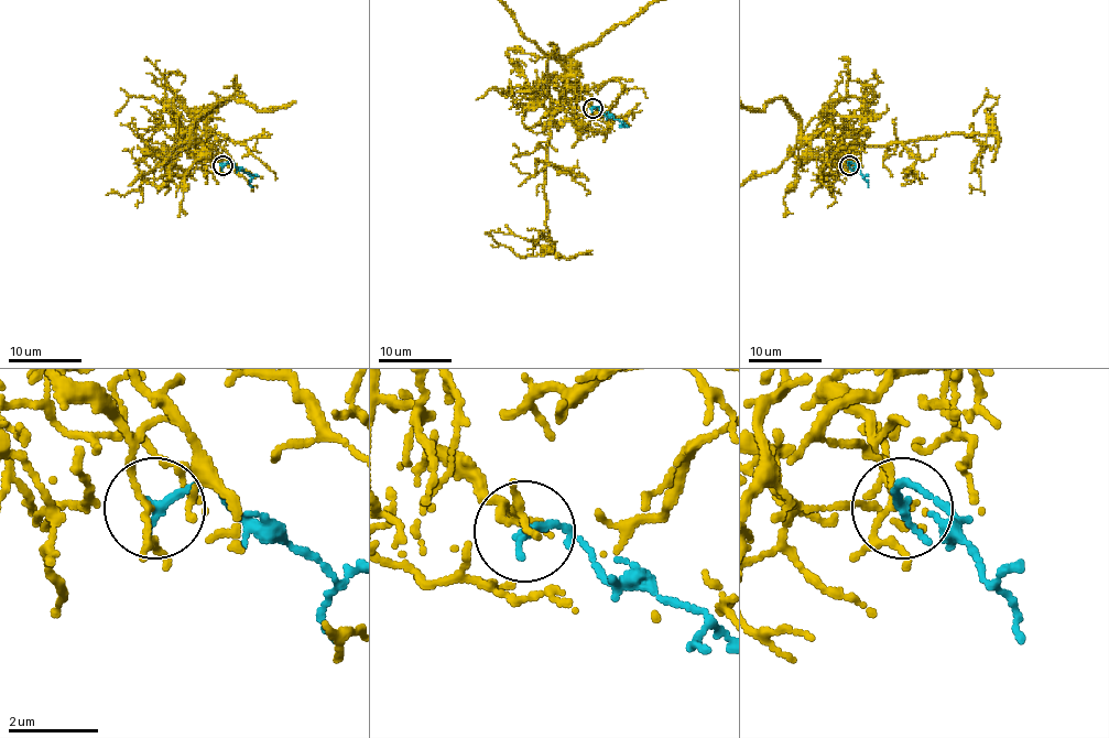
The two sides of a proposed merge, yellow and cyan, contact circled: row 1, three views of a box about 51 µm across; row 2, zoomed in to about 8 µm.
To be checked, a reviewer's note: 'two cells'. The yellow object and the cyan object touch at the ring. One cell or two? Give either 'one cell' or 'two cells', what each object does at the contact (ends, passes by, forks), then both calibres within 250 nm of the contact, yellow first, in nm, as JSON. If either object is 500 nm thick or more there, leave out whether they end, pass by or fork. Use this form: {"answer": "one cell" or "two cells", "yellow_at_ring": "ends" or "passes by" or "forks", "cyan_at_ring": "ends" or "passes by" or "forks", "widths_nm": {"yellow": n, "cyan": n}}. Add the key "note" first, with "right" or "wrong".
{"note": "wrong", "answer": "one cell", "yellow_at_ring": "forks", "cyan_at_ring": "ends", "widths_nm": {"yellow": 90, "cyan": 200}}

